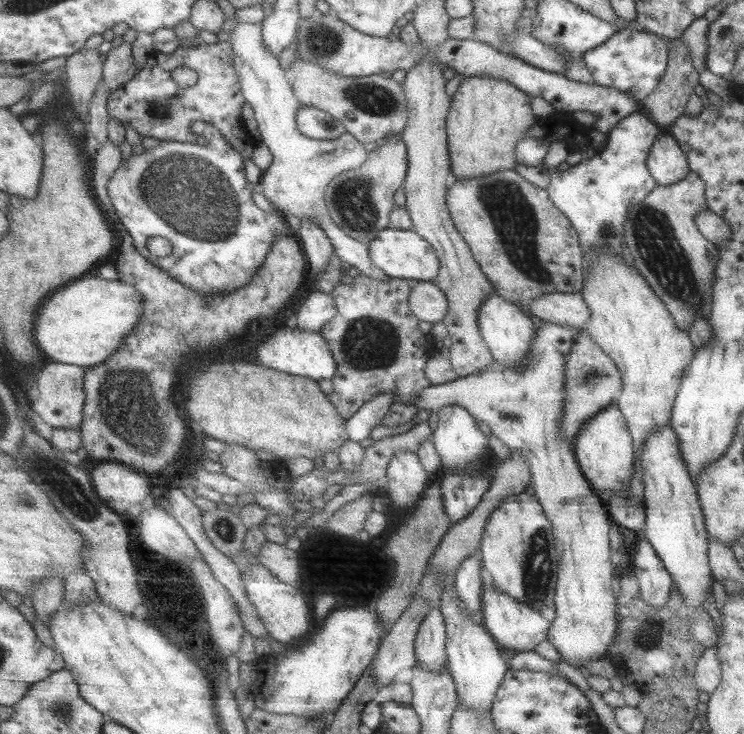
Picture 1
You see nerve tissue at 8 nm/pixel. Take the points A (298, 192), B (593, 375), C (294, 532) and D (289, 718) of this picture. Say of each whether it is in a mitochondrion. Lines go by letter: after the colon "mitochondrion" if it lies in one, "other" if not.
A: other
B: mitochondrion
C: other
D: other

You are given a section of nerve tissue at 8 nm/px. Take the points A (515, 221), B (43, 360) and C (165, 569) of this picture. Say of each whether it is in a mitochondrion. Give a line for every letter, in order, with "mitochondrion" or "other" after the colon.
A: mitochondrion
B: other
C: other

